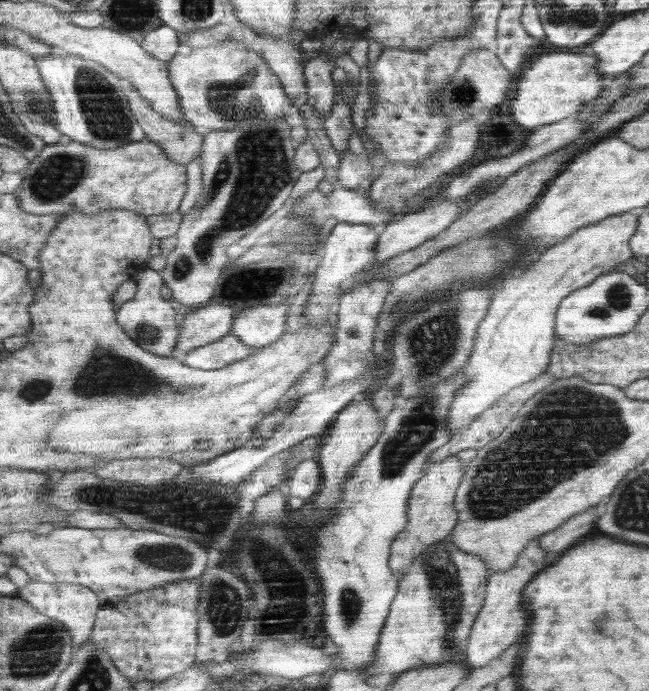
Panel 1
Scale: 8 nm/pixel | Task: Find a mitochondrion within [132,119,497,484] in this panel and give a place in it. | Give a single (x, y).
(255, 169)

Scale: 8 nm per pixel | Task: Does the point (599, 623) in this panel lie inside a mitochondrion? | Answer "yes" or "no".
yes

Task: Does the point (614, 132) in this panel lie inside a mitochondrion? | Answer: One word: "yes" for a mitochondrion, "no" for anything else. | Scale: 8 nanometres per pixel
no

